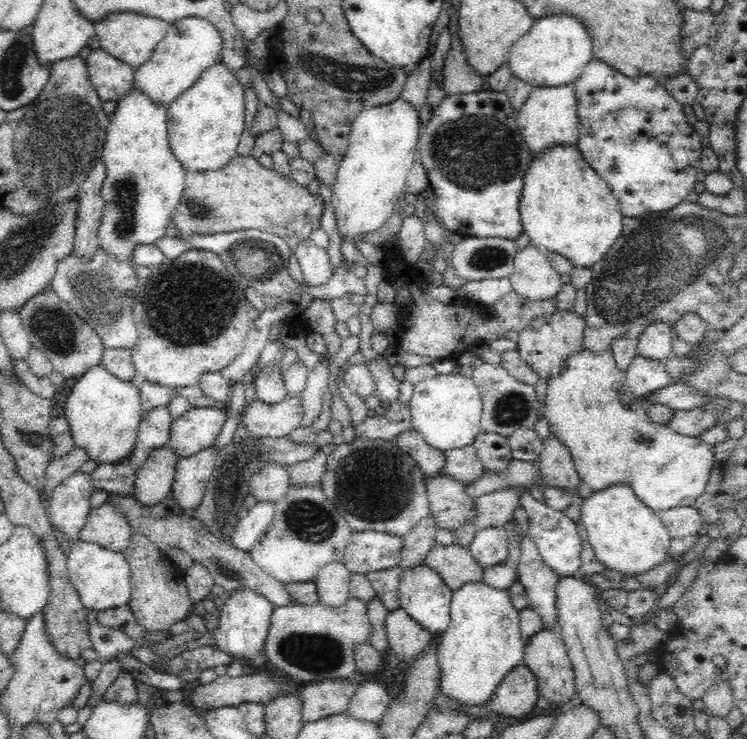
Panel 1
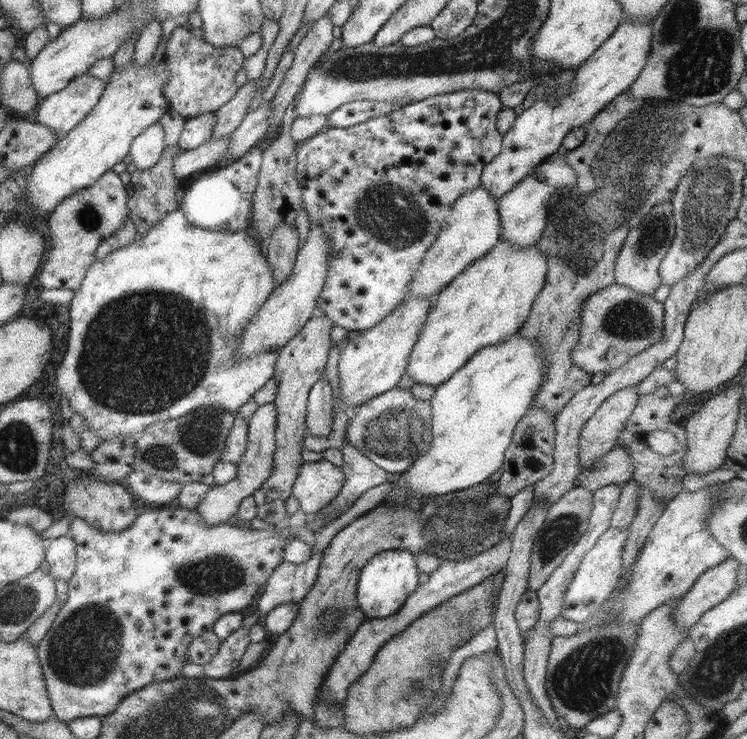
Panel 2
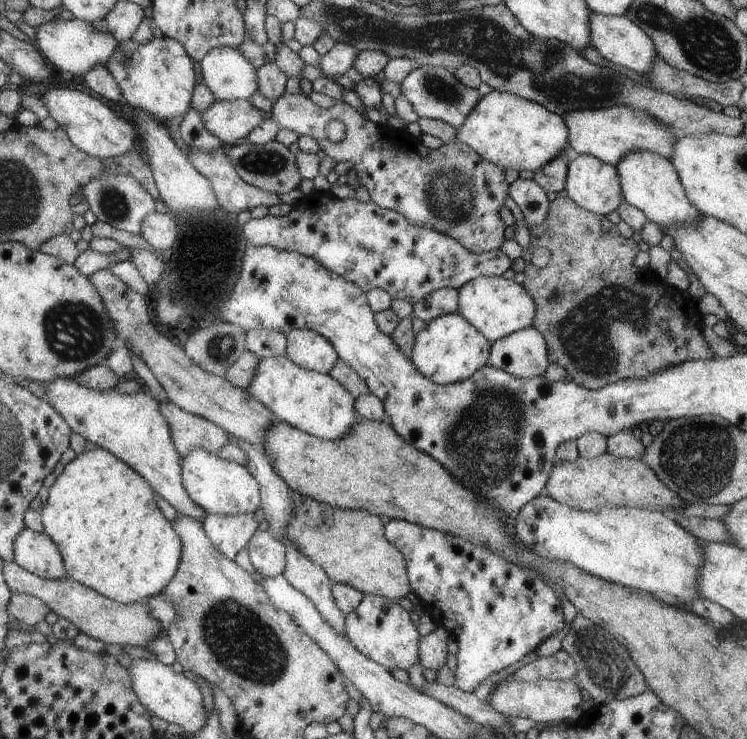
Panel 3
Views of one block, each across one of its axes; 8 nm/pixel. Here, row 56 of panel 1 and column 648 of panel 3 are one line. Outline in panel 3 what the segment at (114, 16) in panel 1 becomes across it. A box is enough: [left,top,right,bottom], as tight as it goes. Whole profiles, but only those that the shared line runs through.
[563,105,677,166]

